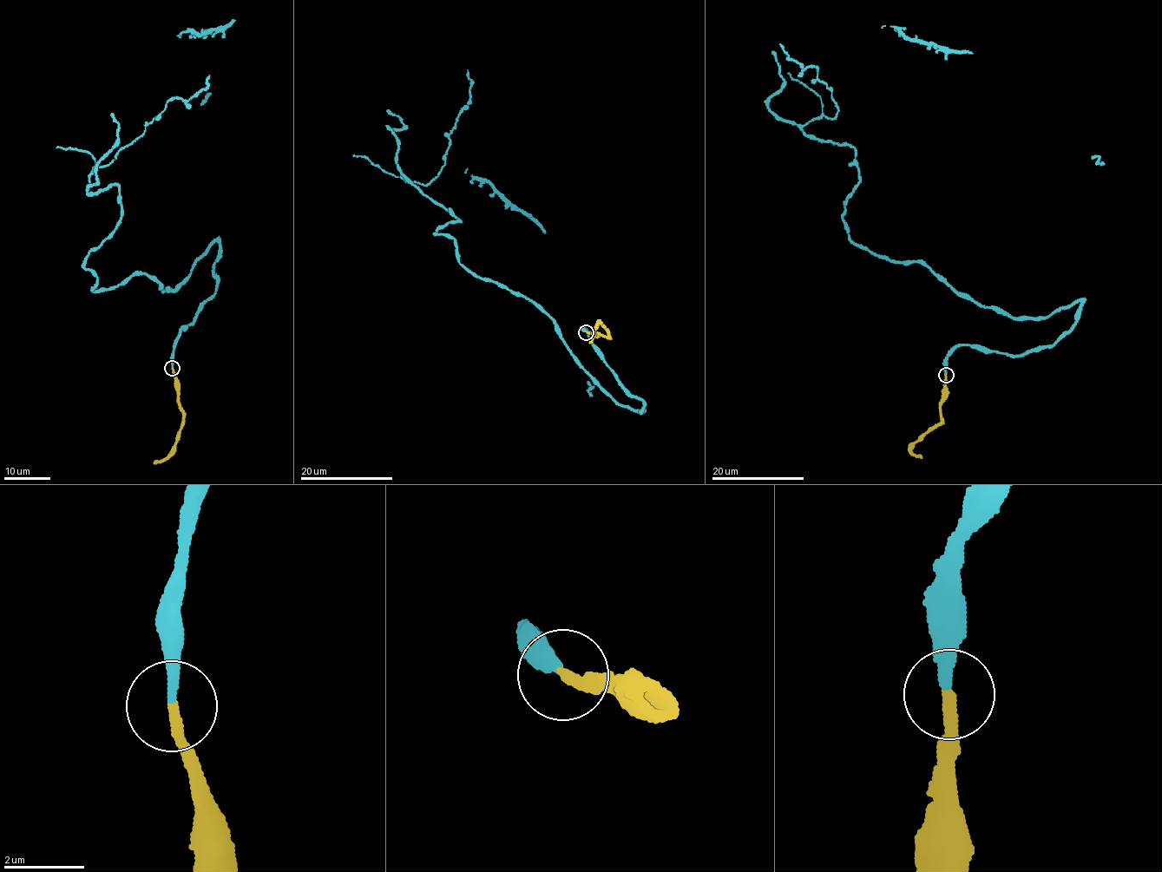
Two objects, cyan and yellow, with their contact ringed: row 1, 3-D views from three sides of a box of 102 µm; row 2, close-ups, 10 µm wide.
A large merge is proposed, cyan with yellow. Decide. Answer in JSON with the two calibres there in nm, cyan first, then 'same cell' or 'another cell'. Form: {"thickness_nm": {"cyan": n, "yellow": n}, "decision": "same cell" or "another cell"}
{"thickness_nm": {"cyan": 280, "yellow": 280}, "decision": "same cell"}

